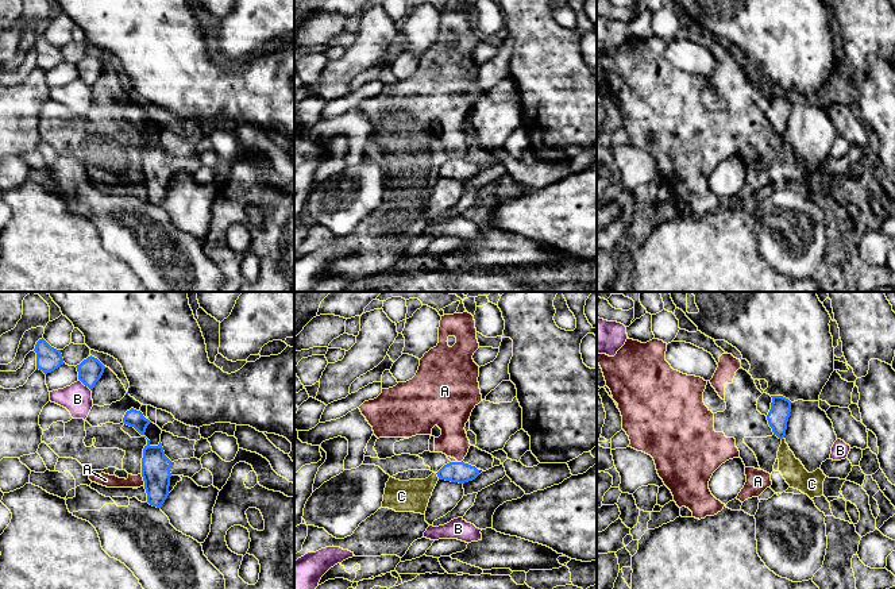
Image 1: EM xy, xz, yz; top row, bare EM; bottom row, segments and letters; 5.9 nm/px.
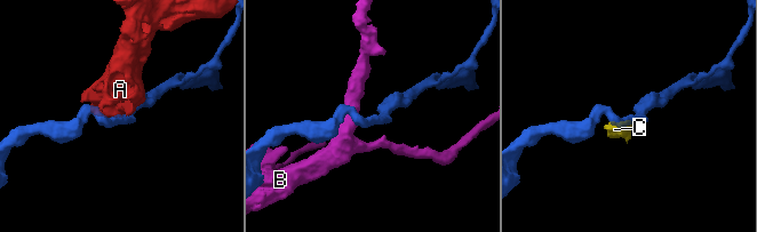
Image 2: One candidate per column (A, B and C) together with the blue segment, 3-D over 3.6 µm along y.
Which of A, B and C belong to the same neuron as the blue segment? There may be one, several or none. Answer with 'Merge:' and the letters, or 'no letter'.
Merge: no letter

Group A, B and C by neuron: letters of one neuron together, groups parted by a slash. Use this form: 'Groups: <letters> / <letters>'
Groups: A C / B

